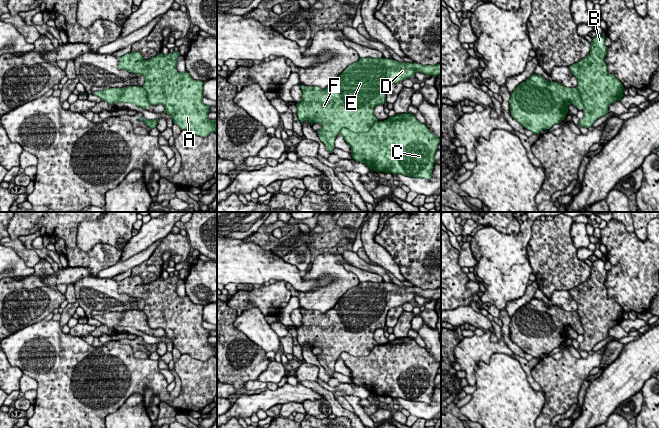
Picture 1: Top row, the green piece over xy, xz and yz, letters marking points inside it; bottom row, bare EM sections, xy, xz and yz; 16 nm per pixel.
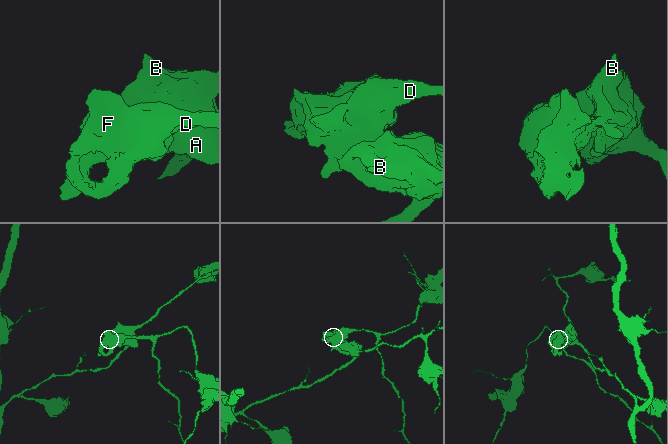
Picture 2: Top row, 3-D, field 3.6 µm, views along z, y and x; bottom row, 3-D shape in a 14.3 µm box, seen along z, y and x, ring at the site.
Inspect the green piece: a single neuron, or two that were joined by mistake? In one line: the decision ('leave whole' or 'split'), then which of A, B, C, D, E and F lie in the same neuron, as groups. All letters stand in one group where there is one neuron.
leave whole; A B C D E F

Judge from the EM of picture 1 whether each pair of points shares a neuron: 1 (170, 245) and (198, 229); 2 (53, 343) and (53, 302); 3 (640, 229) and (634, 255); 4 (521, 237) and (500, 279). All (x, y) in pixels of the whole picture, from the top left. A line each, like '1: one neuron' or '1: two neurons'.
1: two neurons
2: two neurons
3: two neurons
4: one neuron

